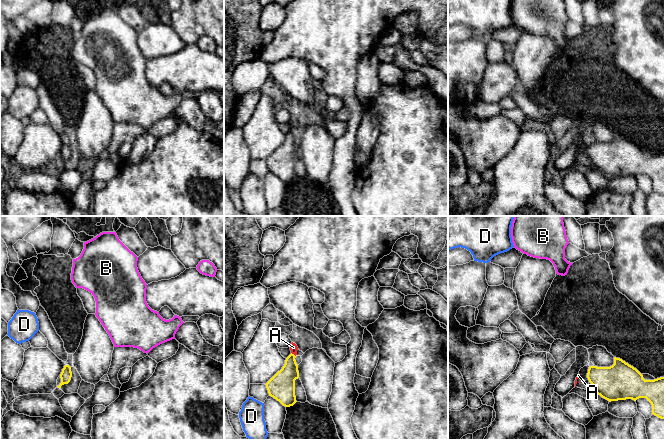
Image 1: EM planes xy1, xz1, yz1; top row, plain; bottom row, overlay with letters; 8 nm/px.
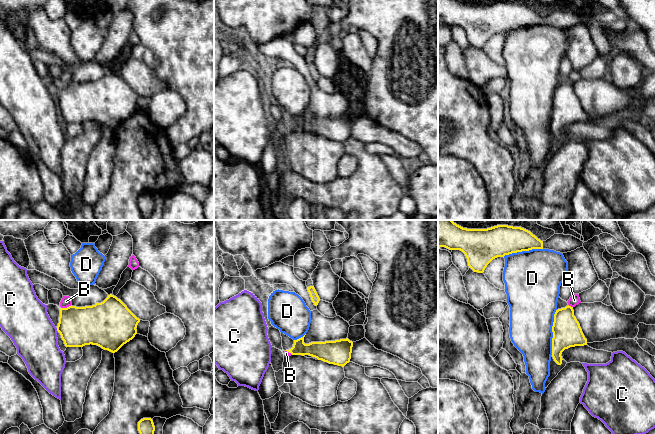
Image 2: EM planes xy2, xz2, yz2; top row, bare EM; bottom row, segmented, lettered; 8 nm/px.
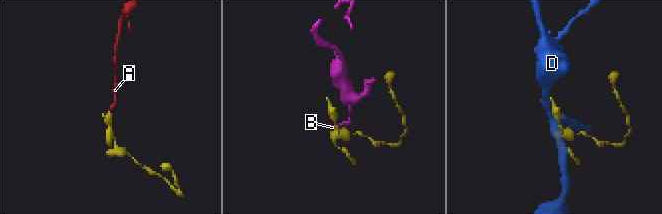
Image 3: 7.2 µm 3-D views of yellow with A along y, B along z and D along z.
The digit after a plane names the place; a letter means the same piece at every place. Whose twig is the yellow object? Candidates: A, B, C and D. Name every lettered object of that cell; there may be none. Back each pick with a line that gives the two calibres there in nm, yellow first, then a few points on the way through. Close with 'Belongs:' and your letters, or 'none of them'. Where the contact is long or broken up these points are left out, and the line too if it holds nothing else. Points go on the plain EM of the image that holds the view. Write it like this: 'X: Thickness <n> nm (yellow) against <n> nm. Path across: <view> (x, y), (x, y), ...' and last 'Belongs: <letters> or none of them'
A: Thickness 190 nm (yellow) against 60 nm. Path across: xz1 (282, 159), (289, 149), (293, 130), (293, 123)
Belongs: A

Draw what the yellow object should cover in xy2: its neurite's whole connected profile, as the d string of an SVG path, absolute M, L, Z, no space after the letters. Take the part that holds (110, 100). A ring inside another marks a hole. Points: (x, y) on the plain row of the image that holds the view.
M110 70L103 78L92 82L71 81L61 84L57 107L66 123L83 123L92 120L115 129L135 113L139 98L140 95L120 75Z

